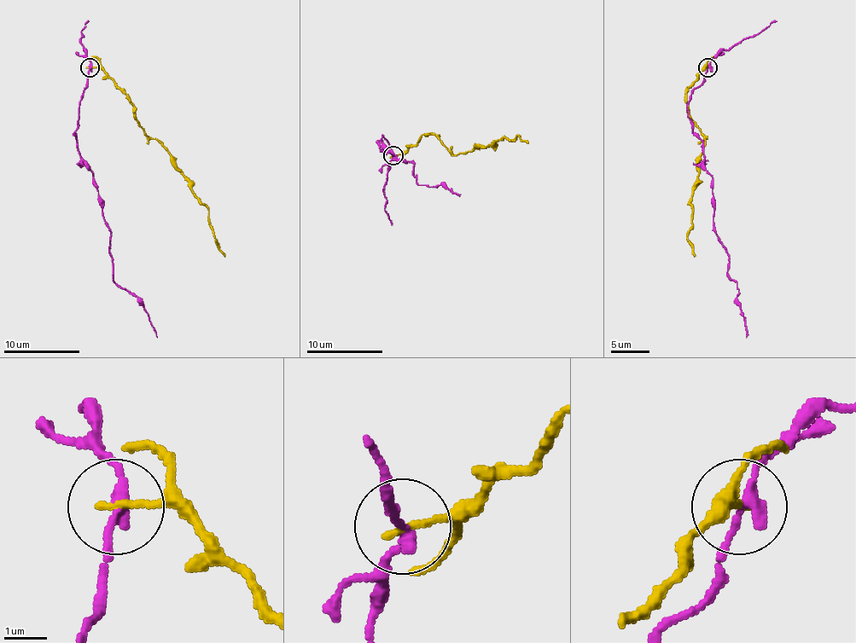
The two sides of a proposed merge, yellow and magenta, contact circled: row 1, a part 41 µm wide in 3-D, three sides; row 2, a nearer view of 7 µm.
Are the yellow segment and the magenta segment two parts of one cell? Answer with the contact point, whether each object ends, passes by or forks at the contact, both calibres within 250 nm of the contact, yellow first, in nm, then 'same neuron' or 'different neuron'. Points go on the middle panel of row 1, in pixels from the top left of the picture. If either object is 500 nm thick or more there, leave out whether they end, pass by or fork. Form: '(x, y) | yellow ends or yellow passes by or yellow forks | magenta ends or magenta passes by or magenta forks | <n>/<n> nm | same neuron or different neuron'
(393, 155) | yellow ends | magenta passes by | 180/280 nm | different neuron

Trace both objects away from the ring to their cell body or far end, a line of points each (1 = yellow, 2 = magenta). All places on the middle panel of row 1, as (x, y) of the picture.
1: (393, 155), (402, 155), (423, 134), (436, 136), (455, 155), (509, 138), (512, 140), (516, 136), (527, 141)
2: (393, 155), (383, 136), (381, 151), (391, 151), (396, 160), (413, 165), (419, 185), (442, 185), (461, 194)

